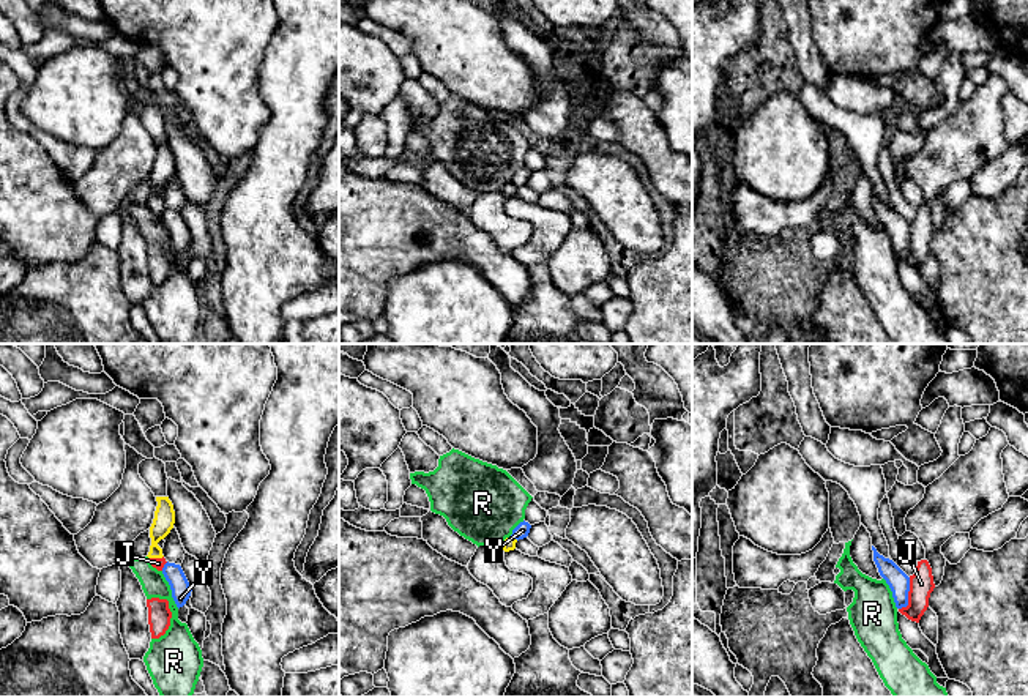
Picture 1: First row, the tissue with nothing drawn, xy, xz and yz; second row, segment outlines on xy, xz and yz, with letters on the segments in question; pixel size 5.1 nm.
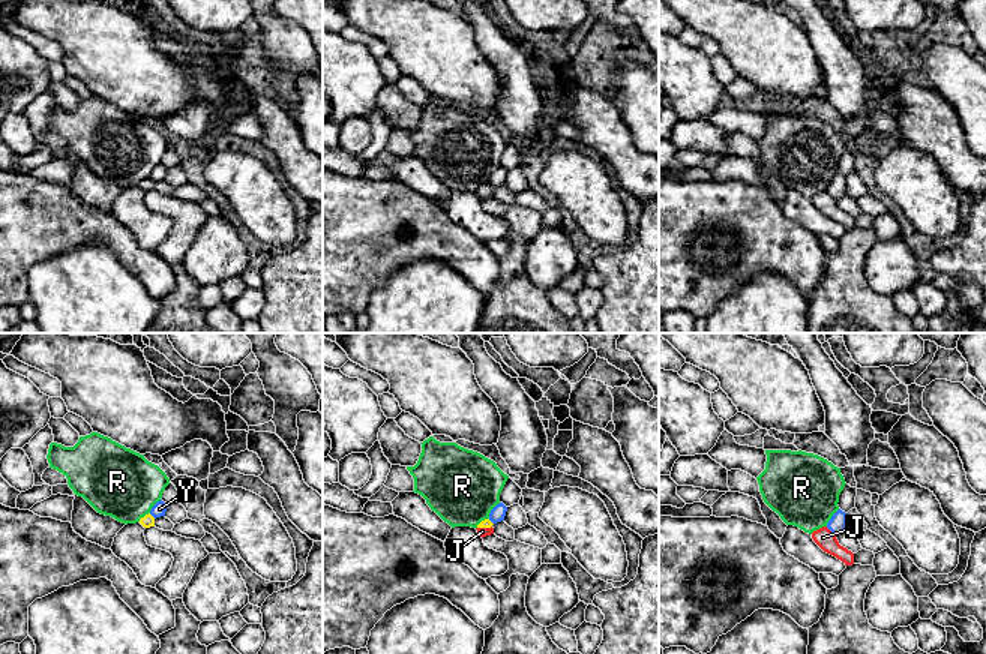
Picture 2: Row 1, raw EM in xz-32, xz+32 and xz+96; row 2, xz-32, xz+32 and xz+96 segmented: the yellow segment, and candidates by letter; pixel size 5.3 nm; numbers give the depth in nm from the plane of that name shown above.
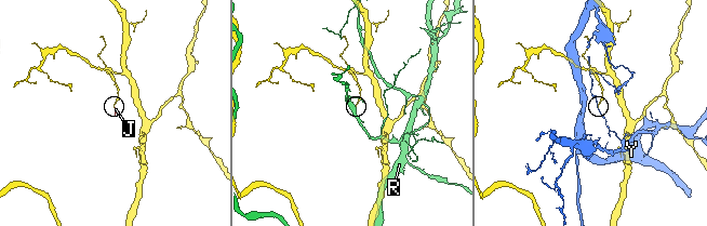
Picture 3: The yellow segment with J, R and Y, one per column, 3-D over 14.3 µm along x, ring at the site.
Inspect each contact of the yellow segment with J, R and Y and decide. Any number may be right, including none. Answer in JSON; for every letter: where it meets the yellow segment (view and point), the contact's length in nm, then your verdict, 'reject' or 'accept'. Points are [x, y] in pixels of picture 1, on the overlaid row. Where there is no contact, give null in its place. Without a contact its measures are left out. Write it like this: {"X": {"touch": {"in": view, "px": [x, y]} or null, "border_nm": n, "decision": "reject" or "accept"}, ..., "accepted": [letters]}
{"J": {"touch": {"in": "xy", "px": [155, 557]}, "border_nm": 80, "decision": "accept"}, "R": {"touch": {"in": "xz", "px": [505, 540]}, "border_nm": 80, "decision": "reject"}, "Y": {"touch": {"in": "xz", "px": [514, 538]}, "border_nm": 50, "decision": "reject"}, "accepted": ["J"]}

